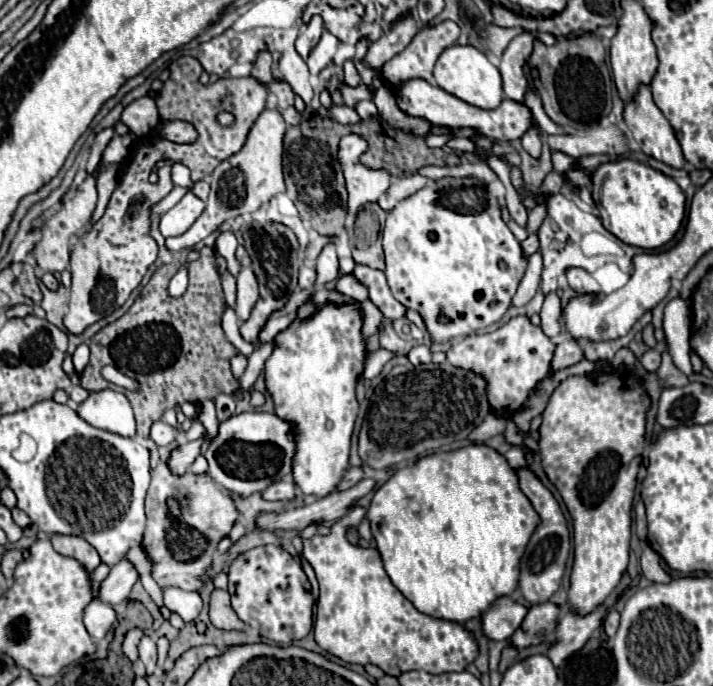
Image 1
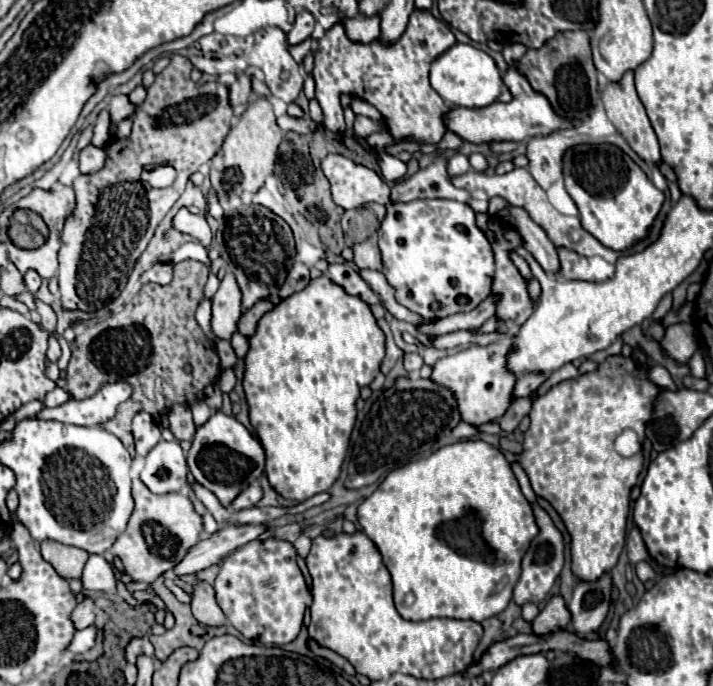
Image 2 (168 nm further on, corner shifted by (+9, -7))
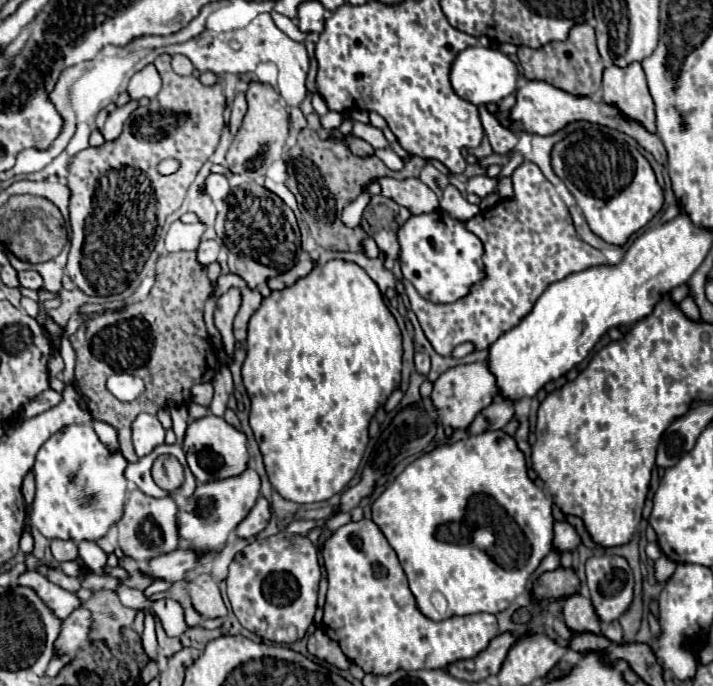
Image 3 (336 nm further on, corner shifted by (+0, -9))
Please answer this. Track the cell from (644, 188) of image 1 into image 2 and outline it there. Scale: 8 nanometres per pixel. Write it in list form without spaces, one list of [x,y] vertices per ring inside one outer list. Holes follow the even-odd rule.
[[[578,145],[564,155],[566,191],[580,209],[582,227],[602,245],[626,251],[642,241],[664,205],[664,193],[652,185],[646,173],[614,145]]]

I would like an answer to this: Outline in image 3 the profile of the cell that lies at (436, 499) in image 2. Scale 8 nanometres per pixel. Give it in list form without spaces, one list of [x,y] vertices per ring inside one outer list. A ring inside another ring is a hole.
[[[505,431],[469,435],[457,443],[437,447],[409,463],[403,473],[373,501],[373,521],[395,549],[419,609],[433,621],[441,615],[431,603],[435,591],[447,599],[443,619],[471,613],[499,613],[521,593],[527,579],[553,547],[551,501],[527,475],[525,455]]]

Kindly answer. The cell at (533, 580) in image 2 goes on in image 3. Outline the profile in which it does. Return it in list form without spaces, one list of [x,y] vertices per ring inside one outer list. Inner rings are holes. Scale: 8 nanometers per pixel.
[[[555,523],[555,541],[553,545],[559,551],[573,551],[581,543],[581,537],[577,535],[575,527],[569,523]]]

